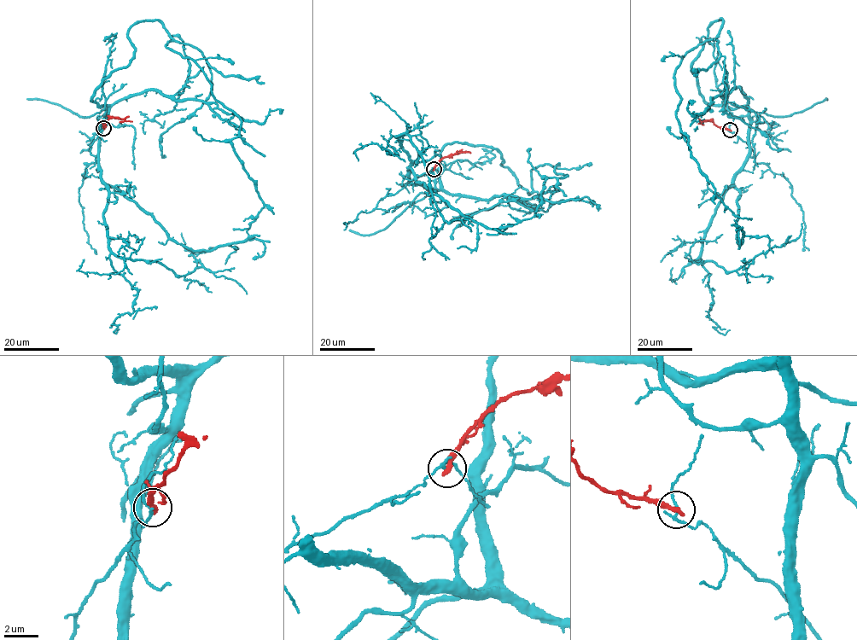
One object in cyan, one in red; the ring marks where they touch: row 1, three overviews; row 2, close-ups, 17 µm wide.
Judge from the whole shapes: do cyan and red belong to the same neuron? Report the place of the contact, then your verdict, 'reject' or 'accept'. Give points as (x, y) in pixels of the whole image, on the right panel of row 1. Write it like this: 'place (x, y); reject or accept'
place (730, 130); reject

